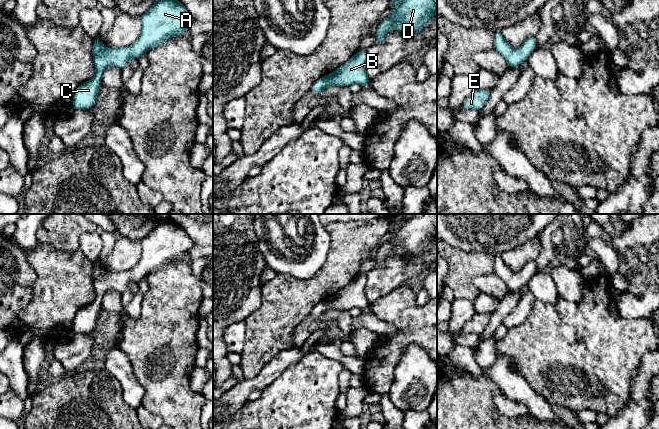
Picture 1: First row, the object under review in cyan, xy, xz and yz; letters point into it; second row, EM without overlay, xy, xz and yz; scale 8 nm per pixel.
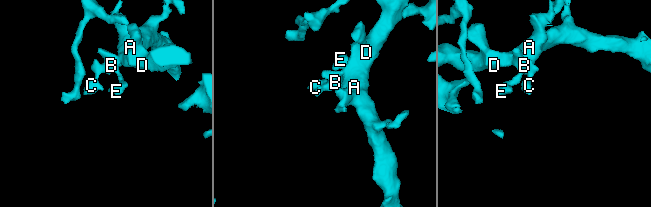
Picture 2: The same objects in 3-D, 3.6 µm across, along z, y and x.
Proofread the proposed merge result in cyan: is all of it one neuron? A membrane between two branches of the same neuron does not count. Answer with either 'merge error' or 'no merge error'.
no merge error

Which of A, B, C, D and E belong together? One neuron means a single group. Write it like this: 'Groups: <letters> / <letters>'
Groups: A B C D E

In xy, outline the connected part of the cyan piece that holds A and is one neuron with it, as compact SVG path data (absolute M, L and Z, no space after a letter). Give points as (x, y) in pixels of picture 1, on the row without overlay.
M170 218L160 221L140 240L140 244L141 258L128 271L108 272L97 261L94 262L92 279L96 298L76 312L72 334L90 333L95 329L103 295L109 289L124 292L131 282L137 284L143 277L166 264L187 257L188 251L194 246L186 231Z

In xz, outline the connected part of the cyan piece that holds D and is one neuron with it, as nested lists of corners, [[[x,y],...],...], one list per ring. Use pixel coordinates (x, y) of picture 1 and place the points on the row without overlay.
[[[395,214],[391,218],[395,228],[392,237],[376,255],[375,267],[382,267],[391,254],[417,259],[430,241],[437,238],[437,214]]]

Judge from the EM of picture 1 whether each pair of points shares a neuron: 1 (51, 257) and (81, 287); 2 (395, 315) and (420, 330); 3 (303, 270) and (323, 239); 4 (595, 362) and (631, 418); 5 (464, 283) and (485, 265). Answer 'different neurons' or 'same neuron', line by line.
1: same neuron
2: same neuron
3: same neuron
4: different neurons
5: same neuron

